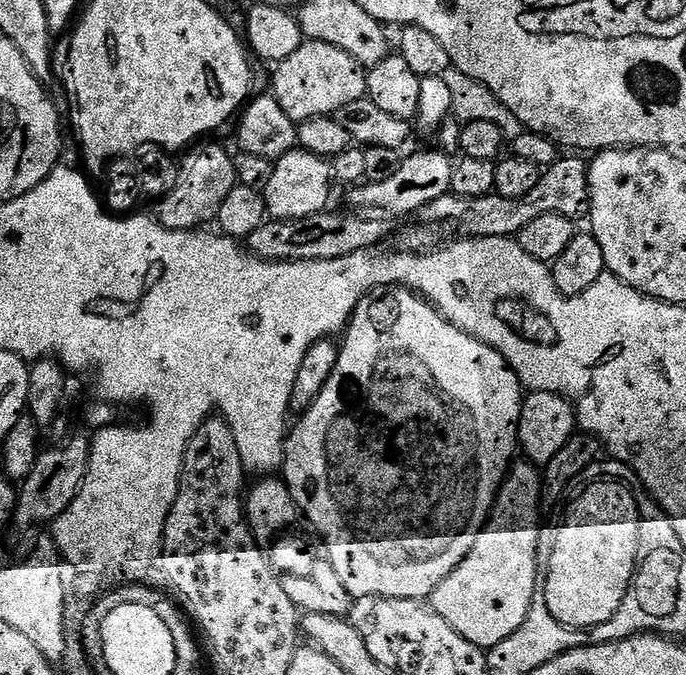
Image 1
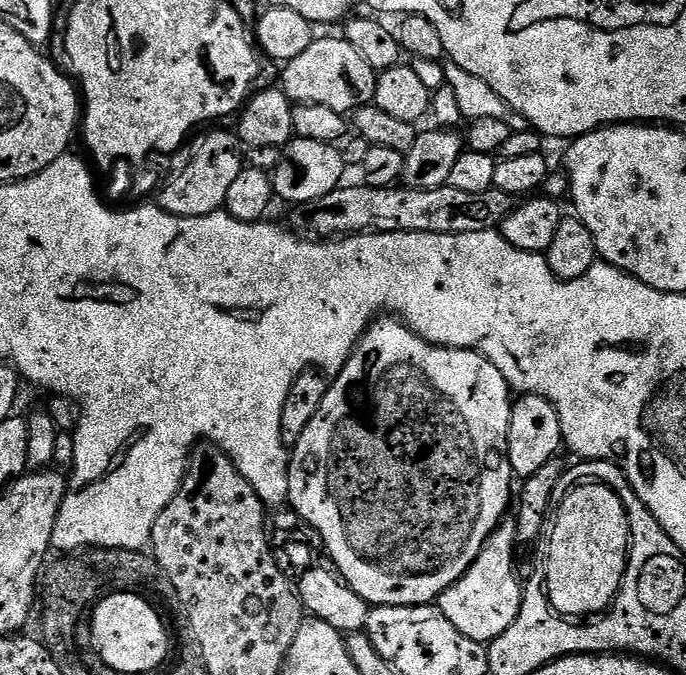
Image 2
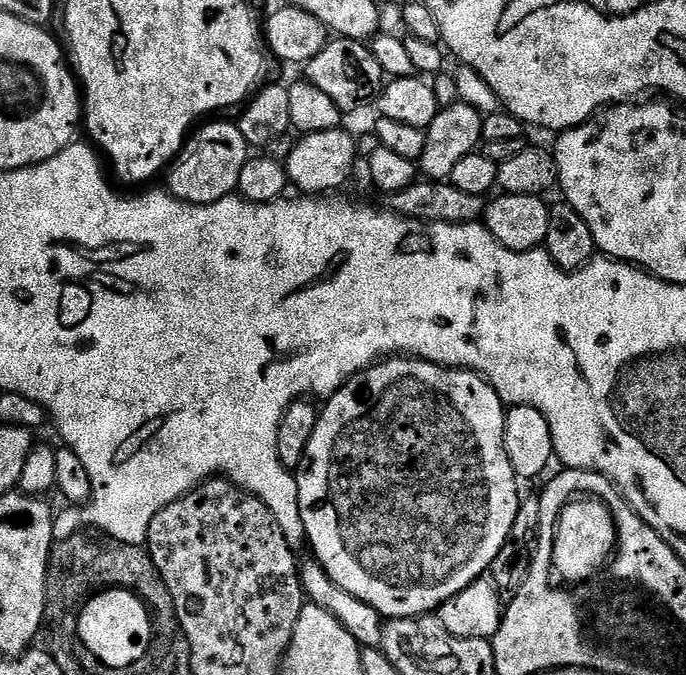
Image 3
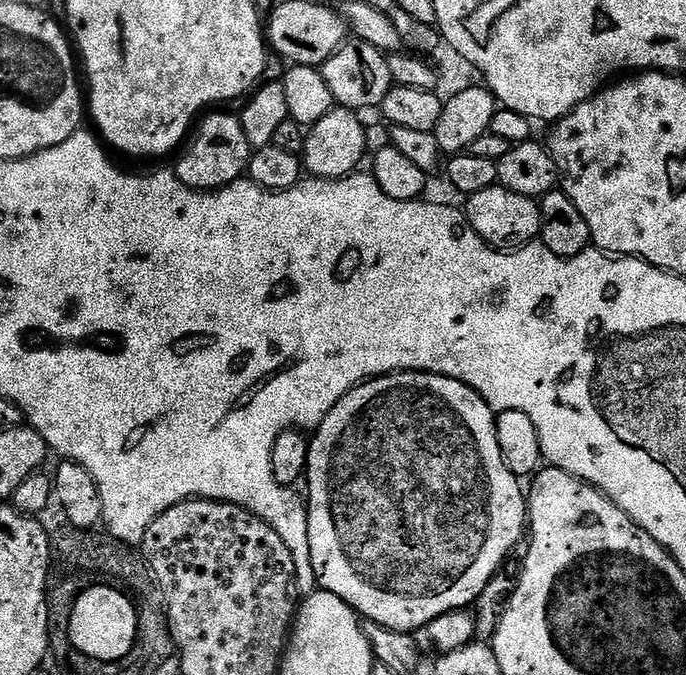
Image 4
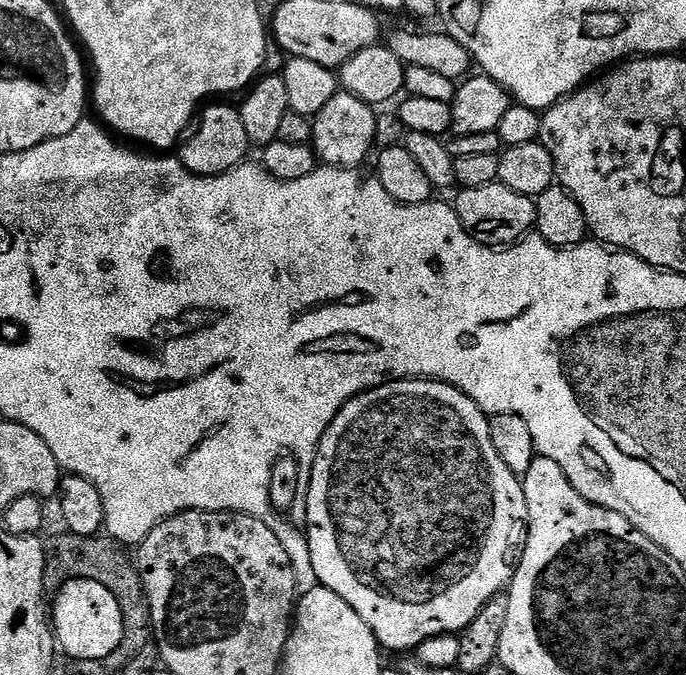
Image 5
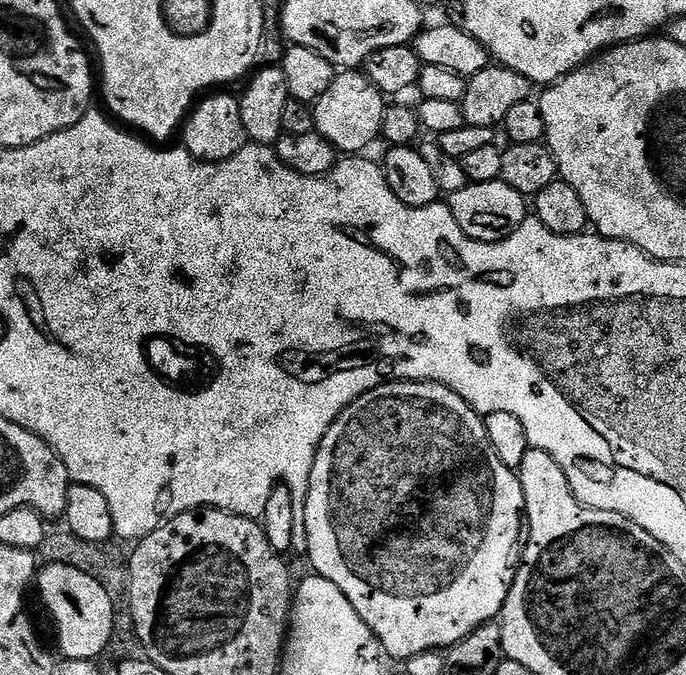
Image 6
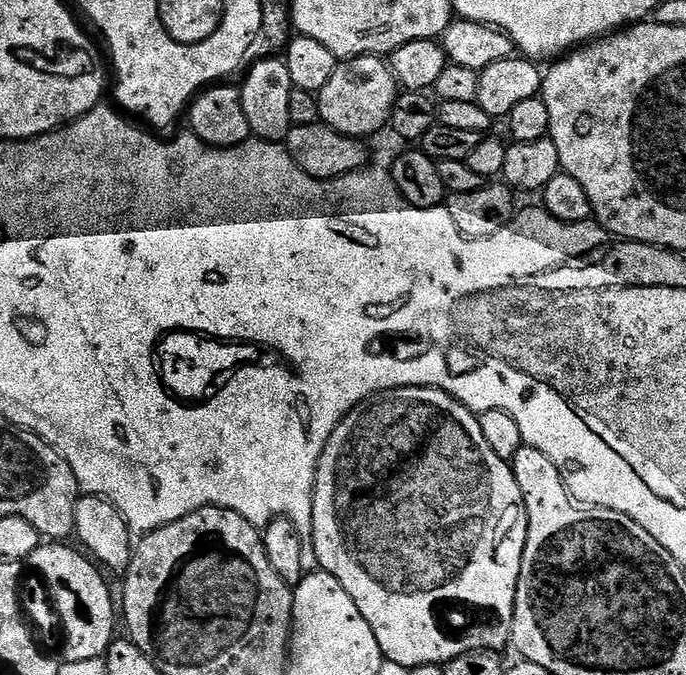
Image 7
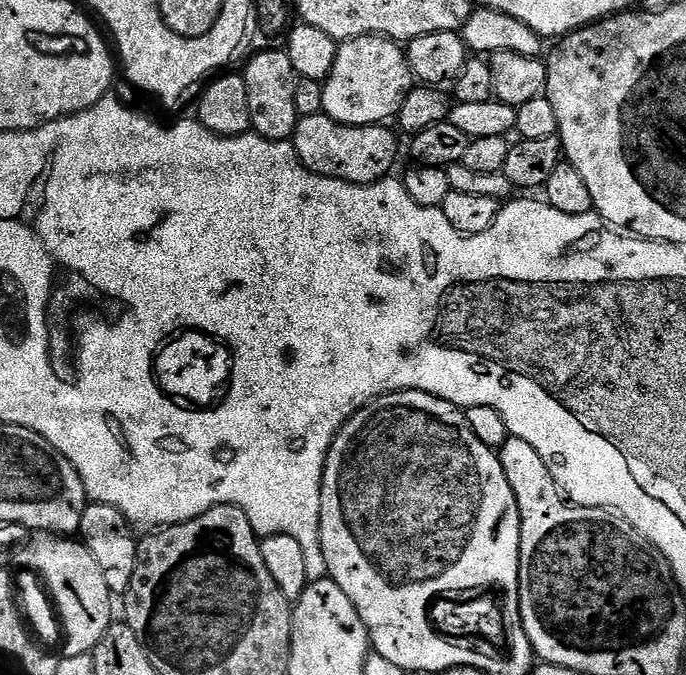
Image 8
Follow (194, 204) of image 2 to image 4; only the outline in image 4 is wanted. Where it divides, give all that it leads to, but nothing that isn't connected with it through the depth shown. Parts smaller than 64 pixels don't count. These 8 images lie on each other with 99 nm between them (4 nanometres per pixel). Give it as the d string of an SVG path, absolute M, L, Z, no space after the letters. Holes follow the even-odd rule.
M224 110L213 111L208 114L213 116L205 115L199 121L200 129L199 124L195 129L196 141L187 145L188 153L174 165L177 178L186 187L198 192L214 192L217 188L224 188L241 179L248 171L248 163L254 151L250 142L246 142L246 130L242 130L239 115L227 116L220 111Z

